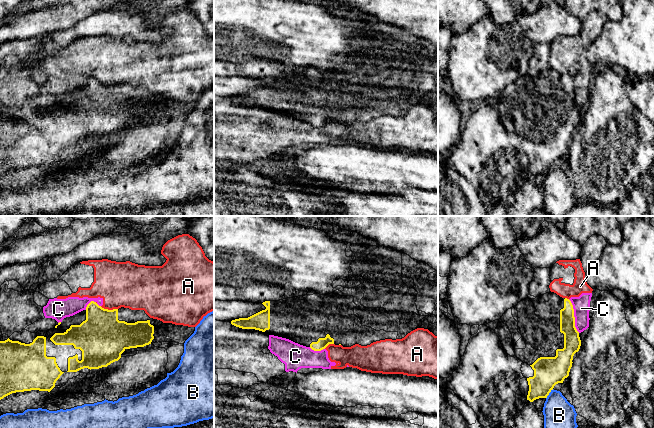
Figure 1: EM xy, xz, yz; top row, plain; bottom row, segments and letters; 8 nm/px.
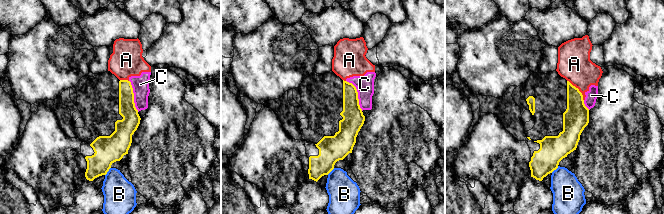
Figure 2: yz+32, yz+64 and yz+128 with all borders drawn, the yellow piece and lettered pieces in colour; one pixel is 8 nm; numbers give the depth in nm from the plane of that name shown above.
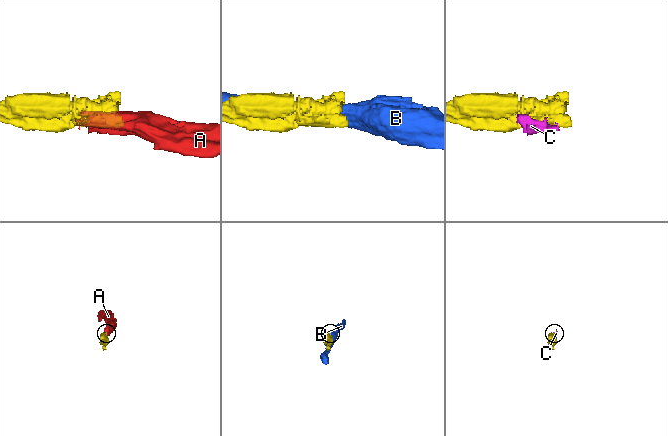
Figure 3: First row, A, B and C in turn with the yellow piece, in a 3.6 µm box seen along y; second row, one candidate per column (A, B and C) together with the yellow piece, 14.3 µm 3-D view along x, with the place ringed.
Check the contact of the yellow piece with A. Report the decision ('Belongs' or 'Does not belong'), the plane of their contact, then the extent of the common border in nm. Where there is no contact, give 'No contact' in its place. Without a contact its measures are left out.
Does not belong. Touches yellow in xy. Shared border 150 nm

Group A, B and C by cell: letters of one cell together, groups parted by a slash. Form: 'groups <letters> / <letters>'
groups A C / B

